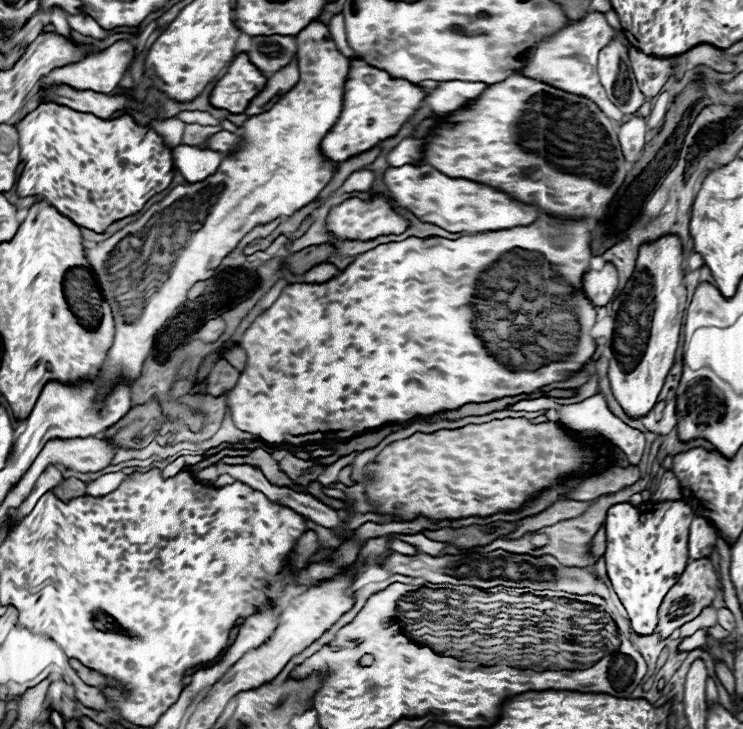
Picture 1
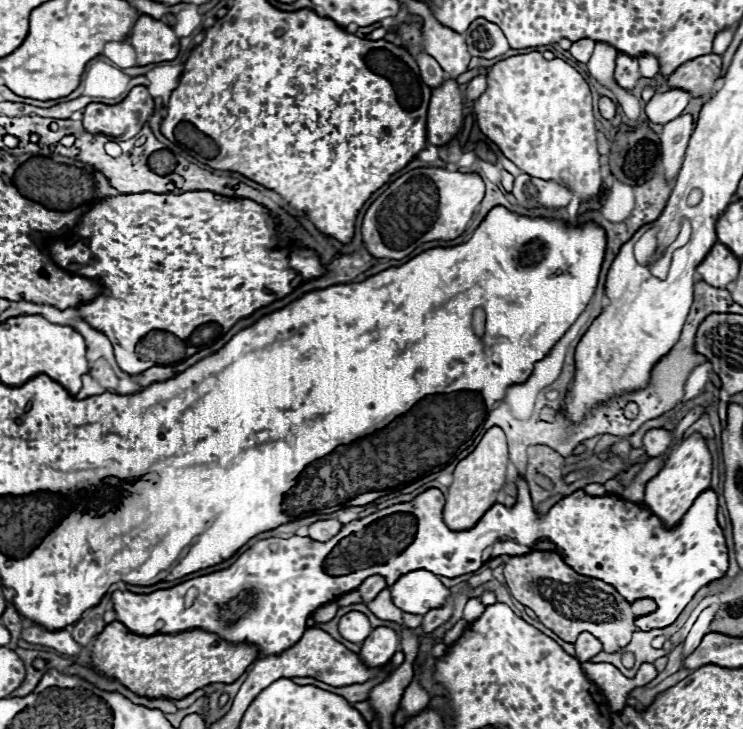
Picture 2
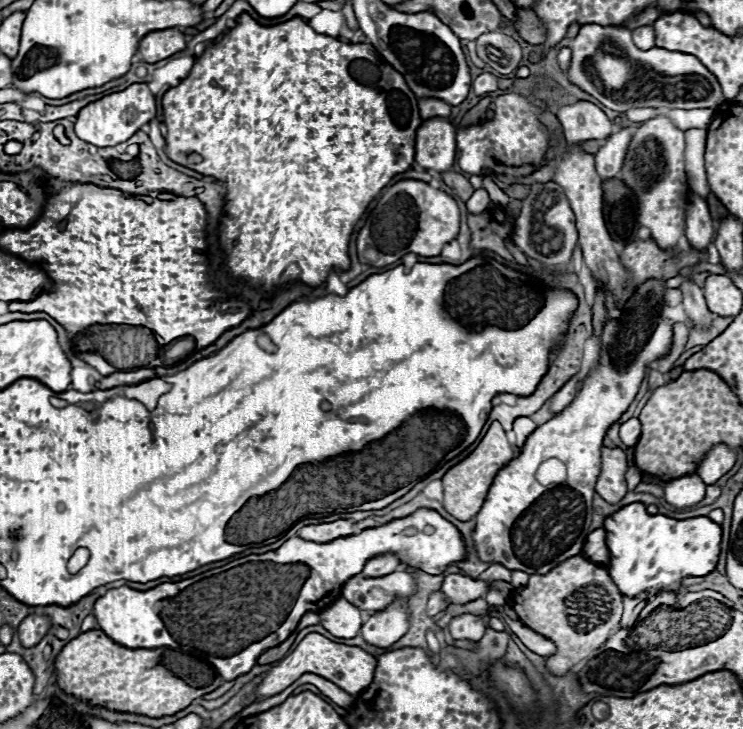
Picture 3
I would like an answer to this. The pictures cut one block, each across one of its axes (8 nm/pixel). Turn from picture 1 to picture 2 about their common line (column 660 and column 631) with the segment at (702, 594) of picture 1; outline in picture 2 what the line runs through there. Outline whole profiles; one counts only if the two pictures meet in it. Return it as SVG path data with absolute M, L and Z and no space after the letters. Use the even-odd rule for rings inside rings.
M534 550L524 556L510 556L504 564L504 578L512 596L532 608L538 620L566 642L576 642L580 632L592 632L604 644L604 652L616 652L626 648L636 632L638 614L632 612L632 604L610 584L574 572L556 552Z

